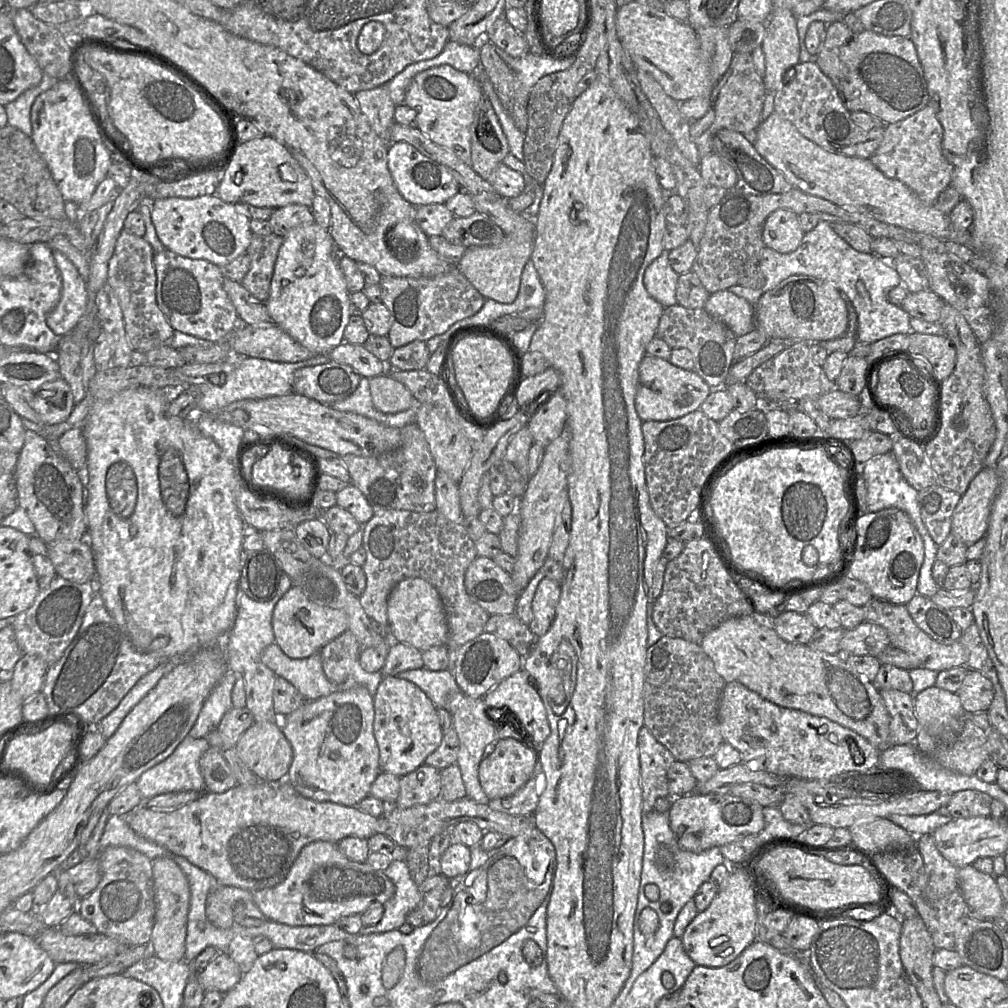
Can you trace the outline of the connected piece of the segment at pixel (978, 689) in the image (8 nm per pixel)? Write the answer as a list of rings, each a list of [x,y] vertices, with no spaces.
[[[969,669],[962,686],[956,693],[966,714],[987,712],[994,697],[991,681],[981,672],[973,669]]]

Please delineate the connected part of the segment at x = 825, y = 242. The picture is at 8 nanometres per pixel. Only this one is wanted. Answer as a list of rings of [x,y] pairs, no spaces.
[[[820,221],[815,228],[805,233],[794,252],[782,254],[765,246],[760,255],[760,269],[764,276],[761,289],[732,286],[729,290],[755,306],[766,291],[786,278],[792,275],[812,276],[831,283],[851,303],[857,314],[856,342],[872,344],[897,333],[913,333],[911,316],[888,300],[890,290],[902,284],[894,261],[889,263],[874,253],[856,251],[834,231],[832,223]]]

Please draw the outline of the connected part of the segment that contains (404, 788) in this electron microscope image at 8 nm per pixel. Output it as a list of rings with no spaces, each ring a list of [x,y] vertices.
[[[422,765],[413,772],[399,777],[399,808],[431,803],[441,796],[440,770]]]

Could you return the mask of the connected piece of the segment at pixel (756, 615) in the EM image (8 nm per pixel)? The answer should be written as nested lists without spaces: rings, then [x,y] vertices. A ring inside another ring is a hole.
[[[752,598],[747,599],[747,605],[751,608],[752,618],[766,627],[773,628],[787,642],[808,644],[818,630],[806,613],[786,611],[777,617],[771,617],[758,612]]]

